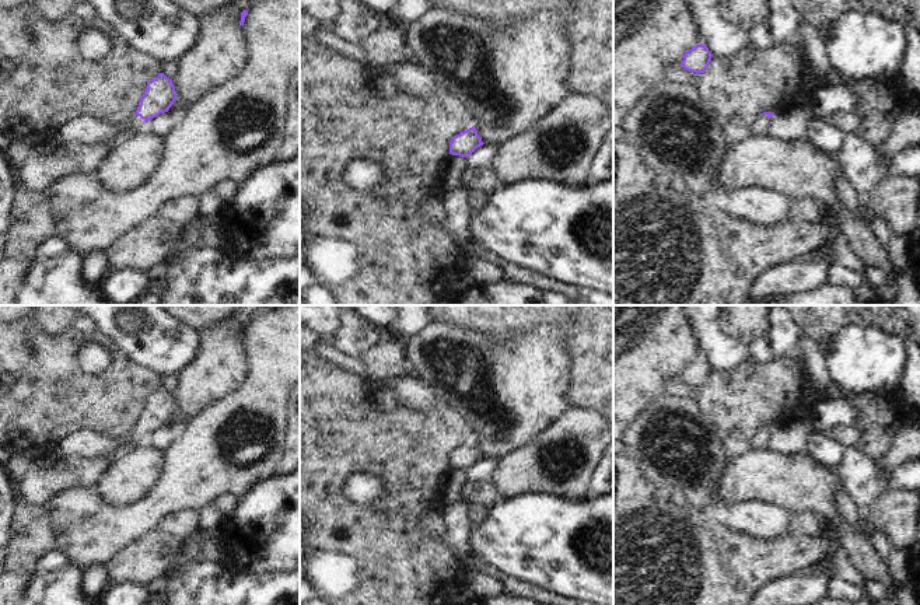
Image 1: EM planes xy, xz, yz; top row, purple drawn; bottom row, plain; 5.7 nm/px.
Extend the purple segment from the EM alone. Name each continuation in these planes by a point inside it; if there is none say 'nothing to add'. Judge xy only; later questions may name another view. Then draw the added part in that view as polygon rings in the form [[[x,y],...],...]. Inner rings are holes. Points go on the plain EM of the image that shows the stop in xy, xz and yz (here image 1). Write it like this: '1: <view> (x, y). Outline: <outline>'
1: xy (39, 485). Outline: [[[133,429],[129,437],[118,441],[116,447],[94,458],[59,458],[49,468],[31,465],[18,482],[21,496],[36,506],[45,506],[55,494],[70,487],[94,487],[115,459],[127,451],[146,444],[146,436]]]

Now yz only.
1: yz (761, 440). Outline: [[[760,429],[756,436],[753,437],[753,447],[756,448],[770,448],[770,438],[772,431],[767,429]]]

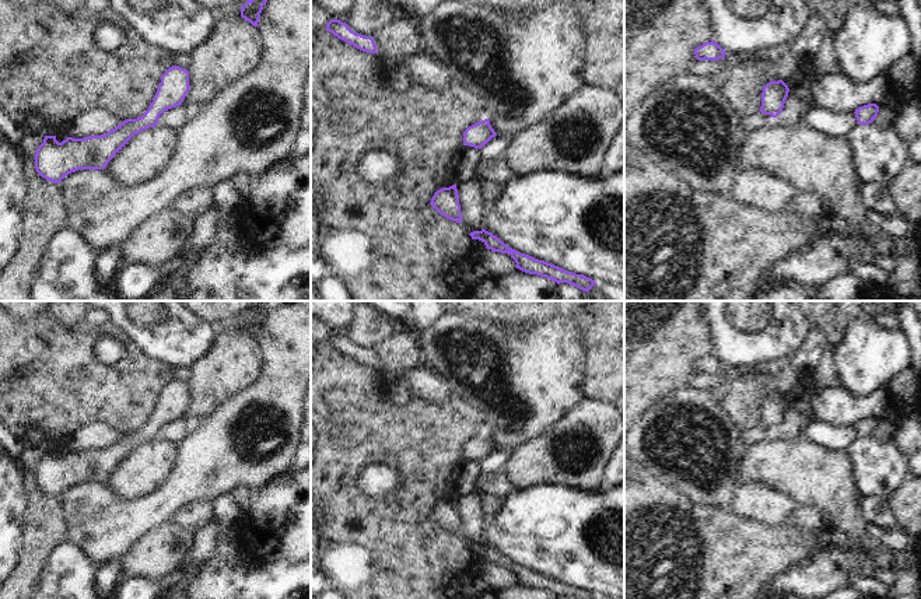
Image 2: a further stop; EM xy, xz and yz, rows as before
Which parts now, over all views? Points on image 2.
nothing to add

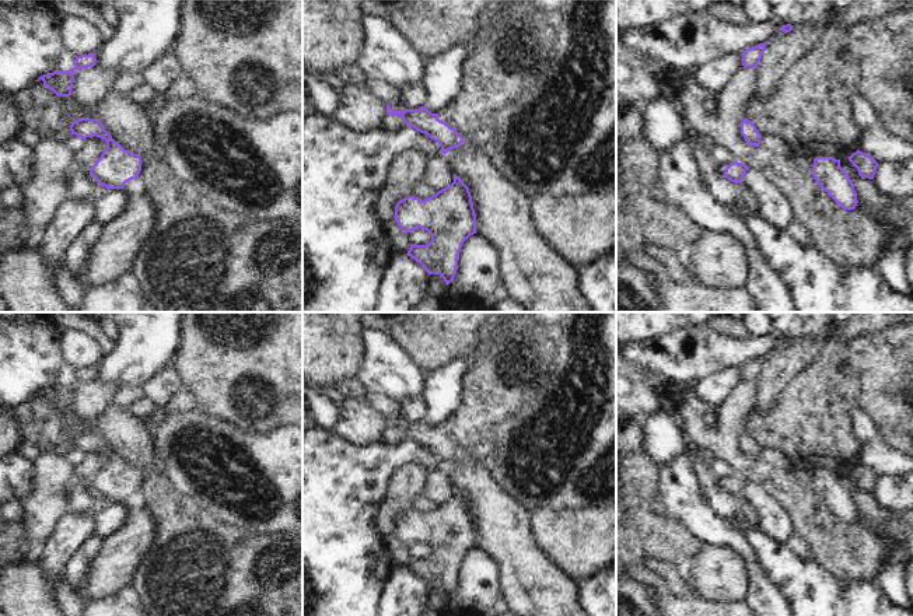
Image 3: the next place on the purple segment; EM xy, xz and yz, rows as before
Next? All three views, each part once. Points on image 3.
1: xz (391, 409). Outline: [[[367,393],[365,399],[371,407],[388,417],[392,423],[402,423],[400,402],[395,402],[381,393]]]

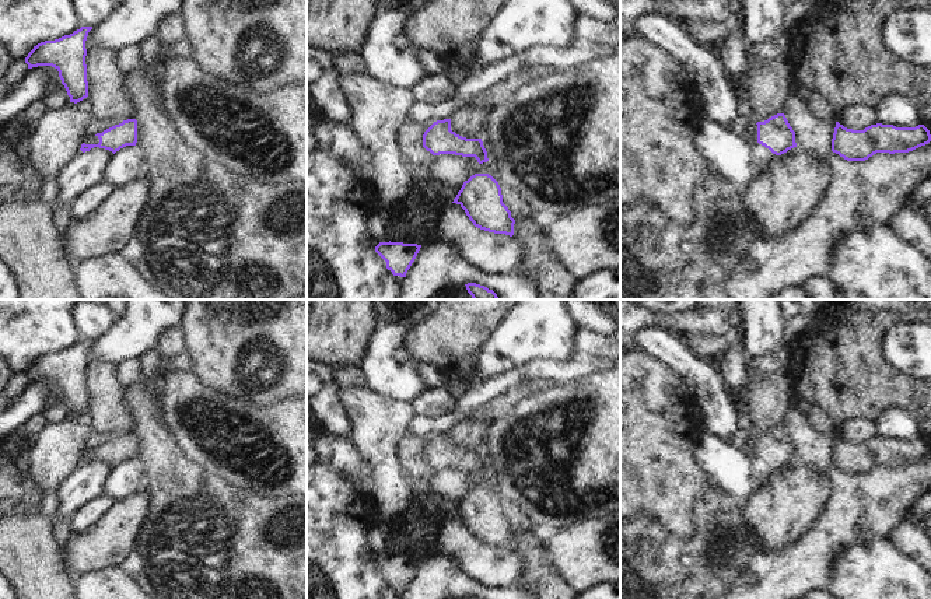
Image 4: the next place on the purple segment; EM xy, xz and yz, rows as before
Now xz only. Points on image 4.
nothing to add

